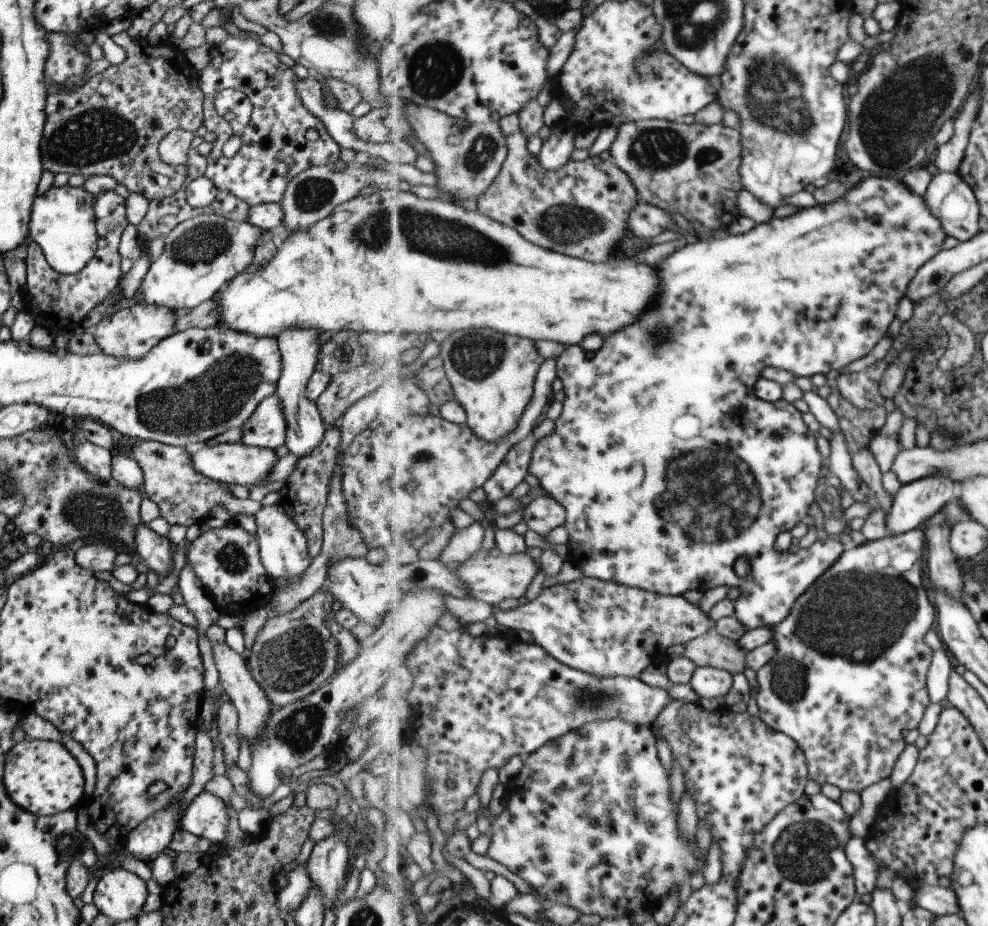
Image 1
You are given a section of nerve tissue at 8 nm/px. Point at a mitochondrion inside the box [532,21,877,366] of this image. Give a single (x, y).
(774, 99)

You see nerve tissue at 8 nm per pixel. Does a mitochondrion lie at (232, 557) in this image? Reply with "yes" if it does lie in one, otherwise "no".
yes

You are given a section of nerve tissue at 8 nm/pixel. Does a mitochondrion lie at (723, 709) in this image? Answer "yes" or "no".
no

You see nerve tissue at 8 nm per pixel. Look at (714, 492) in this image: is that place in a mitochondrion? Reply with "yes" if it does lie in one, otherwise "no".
yes

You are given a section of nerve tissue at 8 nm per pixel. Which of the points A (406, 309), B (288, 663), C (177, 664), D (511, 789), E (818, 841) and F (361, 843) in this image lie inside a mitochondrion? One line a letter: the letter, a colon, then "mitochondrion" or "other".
A: other
B: mitochondrion
C: other
D: other
E: mitochondrion
F: other

